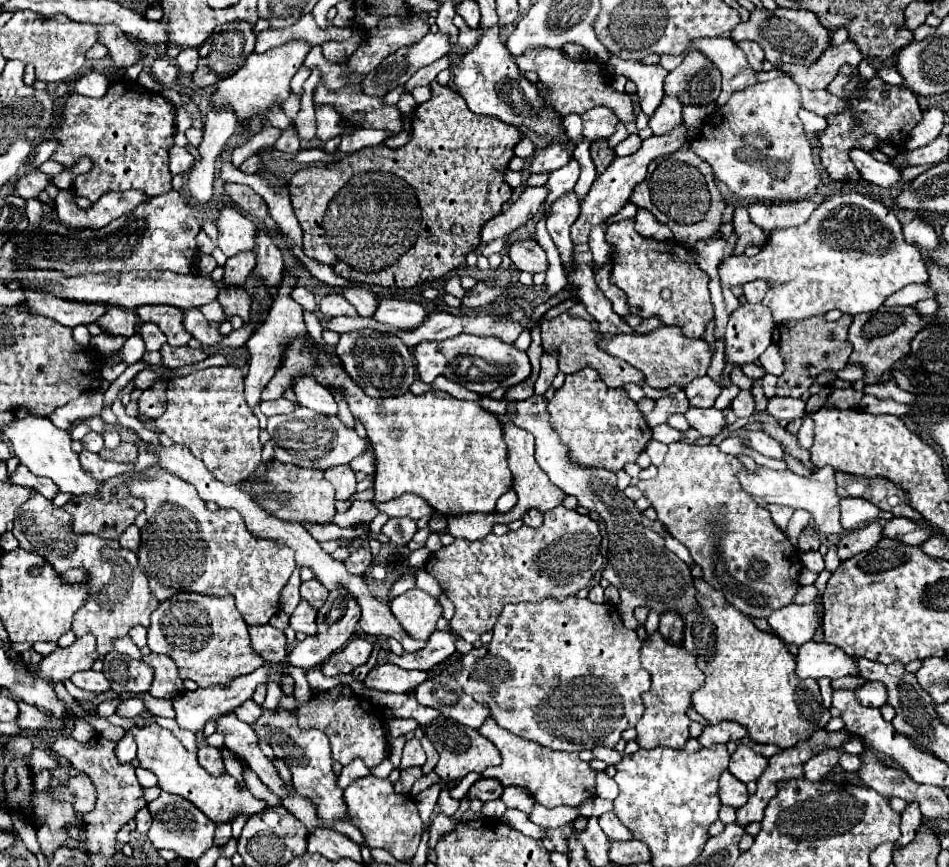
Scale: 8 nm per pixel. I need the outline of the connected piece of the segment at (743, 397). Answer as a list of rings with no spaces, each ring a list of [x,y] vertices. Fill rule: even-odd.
[[[741,390],[741,392],[737,394],[737,398],[733,400],[731,408],[733,408],[733,412],[737,414],[737,418],[749,418],[749,416],[755,412],[753,394],[747,392],[747,390]]]

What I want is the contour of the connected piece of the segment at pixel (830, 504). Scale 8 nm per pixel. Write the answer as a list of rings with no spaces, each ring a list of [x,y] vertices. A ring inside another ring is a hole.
[[[757,466],[757,472],[751,474],[749,470],[739,472],[739,482],[745,492],[749,492],[755,498],[761,498],[765,504],[781,504],[789,506],[793,510],[803,508],[811,512],[813,522],[817,524],[817,530],[825,536],[839,534],[843,530],[841,516],[839,516],[839,496],[837,496],[837,484],[835,484],[835,470],[825,466],[817,472],[813,472],[809,478],[797,476],[789,470],[769,470],[763,466]]]

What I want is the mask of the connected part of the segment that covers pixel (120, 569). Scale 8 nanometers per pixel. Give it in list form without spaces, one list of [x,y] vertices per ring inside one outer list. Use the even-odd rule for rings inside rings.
[[[33,494],[23,506],[21,514],[13,522],[13,534],[19,540],[19,546],[27,552],[35,552],[49,560],[57,572],[67,568],[83,568],[91,574],[89,600],[73,616],[75,636],[93,634],[97,638],[97,650],[103,658],[113,652],[113,638],[127,636],[127,632],[141,624],[149,628],[149,618],[157,610],[157,600],[151,596],[147,586],[147,576],[137,564],[137,554],[119,546],[117,540],[105,540],[93,534],[75,534],[71,528],[73,518],[41,494]]]

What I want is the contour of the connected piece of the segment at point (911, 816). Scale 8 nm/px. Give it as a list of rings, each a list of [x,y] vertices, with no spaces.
[[[917,802],[907,804],[907,808],[901,814],[901,838],[897,840],[897,846],[905,846],[913,840],[915,830],[921,826],[921,818],[923,814],[919,810],[919,804]]]

